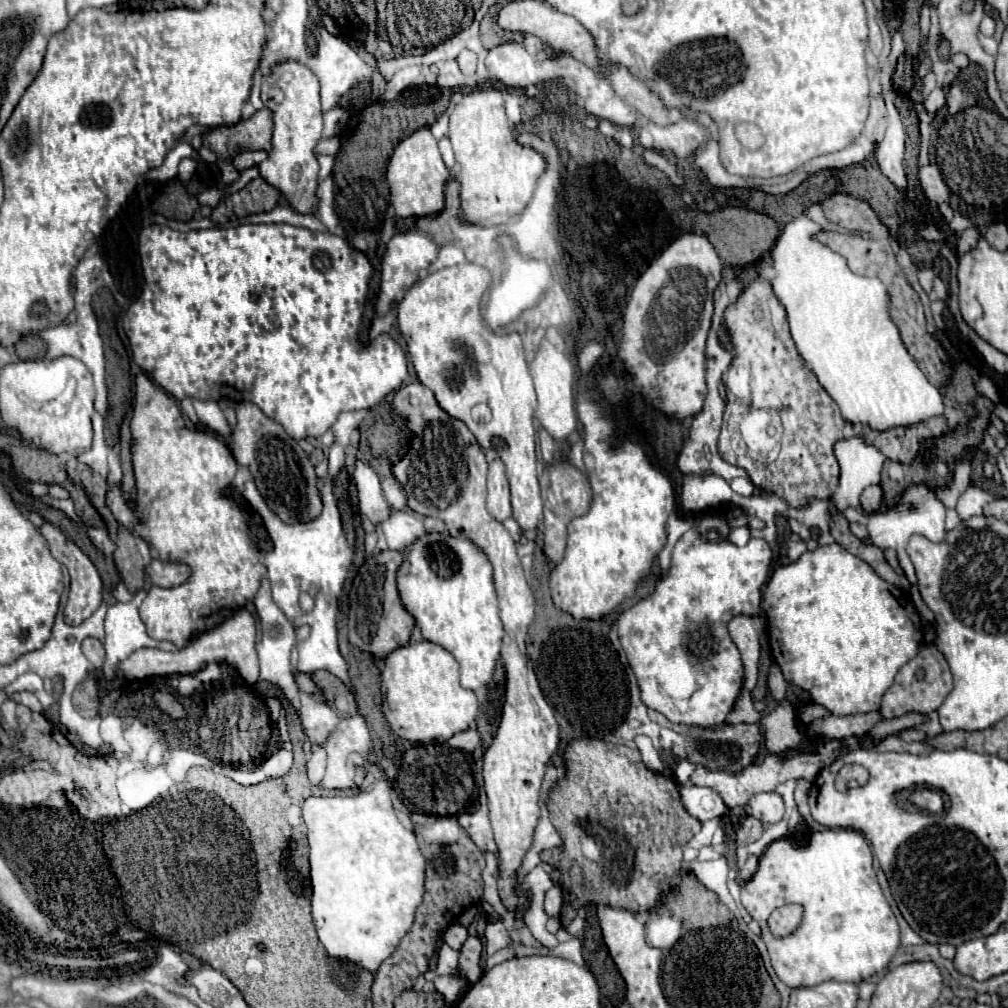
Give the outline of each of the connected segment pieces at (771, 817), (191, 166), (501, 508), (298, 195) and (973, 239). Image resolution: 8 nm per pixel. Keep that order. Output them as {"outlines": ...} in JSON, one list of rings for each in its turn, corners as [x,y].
{"outlines":[[[[757,793],[747,801],[745,813],[757,817],[765,825],[777,823],[783,817],[783,799],[779,799],[777,793]]],[[[183,159],[181,163],[179,163],[179,179],[185,183],[185,181],[189,181],[191,177],[193,177],[193,173],[195,173],[195,167],[197,167],[197,163],[195,163],[195,159]]],[[[501,459],[489,463],[489,479],[487,479],[487,509],[497,521],[505,521],[511,517],[511,501],[509,501],[509,483],[505,477],[505,465]]],[[[287,59],[271,67],[271,75],[263,77],[261,85],[261,101],[273,113],[273,147],[267,159],[259,165],[261,177],[277,187],[281,195],[289,201],[289,205],[299,213],[313,213],[317,203],[315,189],[317,189],[317,157],[313,155],[315,145],[321,139],[321,101],[319,101],[319,79],[315,73],[295,61]]],[[[975,227],[965,229],[965,231],[961,233],[961,237],[959,237],[959,243],[957,243],[957,251],[959,251],[959,255],[965,255],[969,249],[973,249],[977,241],[979,241],[979,233],[977,233],[977,229],[975,229]]]]}

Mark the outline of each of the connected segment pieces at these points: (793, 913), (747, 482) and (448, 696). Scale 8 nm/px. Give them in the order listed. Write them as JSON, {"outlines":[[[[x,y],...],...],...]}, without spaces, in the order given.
{"outlines":[[[[787,905],[781,907],[779,911],[775,911],[769,919],[769,927],[771,933],[777,937],[789,935],[791,931],[795,931],[795,927],[801,923],[801,915],[803,915],[803,907],[799,905]]],[[[735,477],[731,483],[729,483],[729,487],[735,491],[735,493],[739,493],[739,495],[751,495],[753,493],[753,483],[751,483],[751,479],[747,479],[747,477]]],[[[431,641],[409,643],[407,647],[395,649],[383,661],[381,687],[387,701],[387,721],[403,741],[447,741],[467,731],[479,711],[477,695],[459,685],[459,665],[455,657]]]]}

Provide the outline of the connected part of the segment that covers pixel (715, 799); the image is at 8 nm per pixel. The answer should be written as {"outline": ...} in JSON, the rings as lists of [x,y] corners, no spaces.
{"outline":[[[683,785],[681,787],[681,801],[689,815],[693,815],[699,821],[707,821],[713,817],[723,817],[729,813],[729,807],[725,805],[723,797],[709,787],[697,787],[697,785]]]}

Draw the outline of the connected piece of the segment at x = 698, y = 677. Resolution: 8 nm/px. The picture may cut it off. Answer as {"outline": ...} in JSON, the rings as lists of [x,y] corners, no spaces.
{"outline":[[[703,517],[701,523],[689,529],[673,547],[671,567],[657,579],[655,589],[631,609],[619,613],[617,627],[619,639],[627,653],[629,665],[639,681],[641,699],[647,707],[663,713],[675,725],[713,727],[723,725],[727,713],[733,709],[735,699],[743,687],[743,663],[741,655],[727,633],[727,623],[735,615],[759,615],[763,585],[769,579],[771,549],[763,539],[751,539],[745,547],[737,547],[729,541],[707,543],[701,539],[709,527],[717,529],[723,537],[731,527],[725,519]]]}

